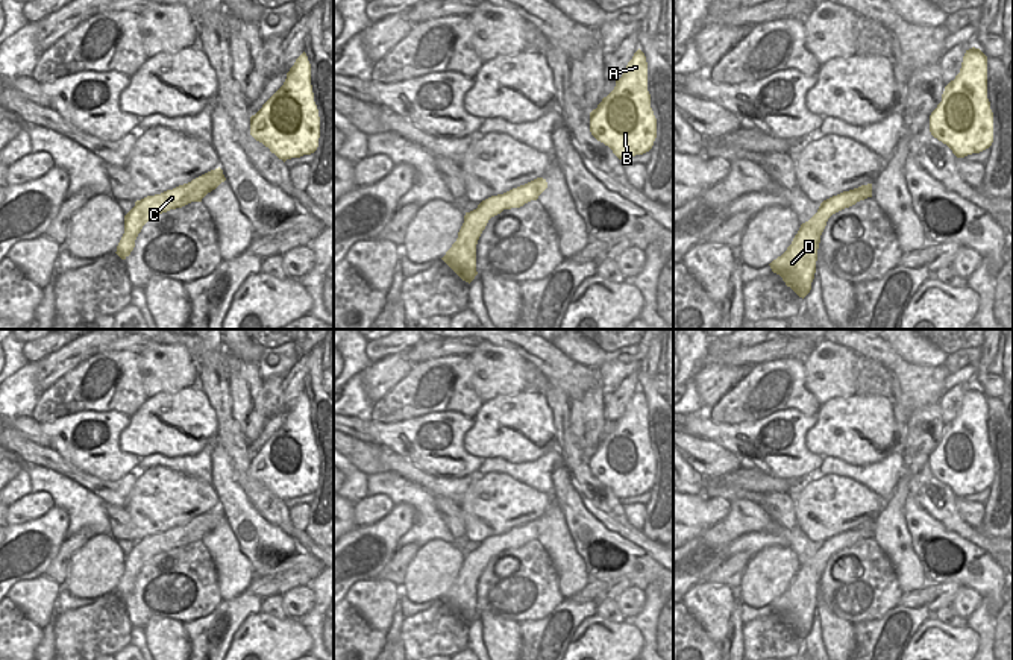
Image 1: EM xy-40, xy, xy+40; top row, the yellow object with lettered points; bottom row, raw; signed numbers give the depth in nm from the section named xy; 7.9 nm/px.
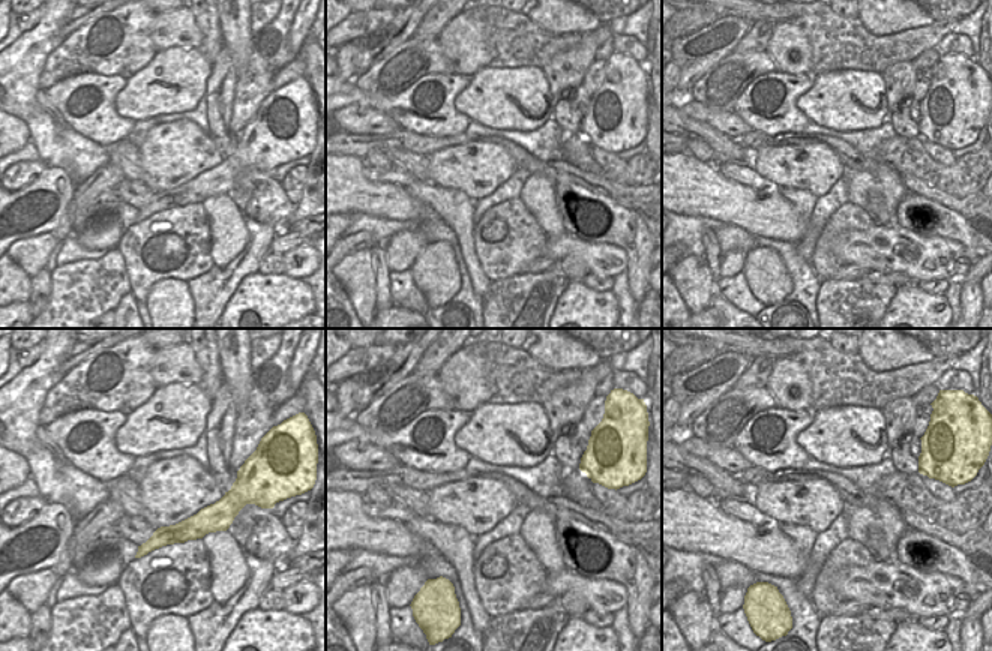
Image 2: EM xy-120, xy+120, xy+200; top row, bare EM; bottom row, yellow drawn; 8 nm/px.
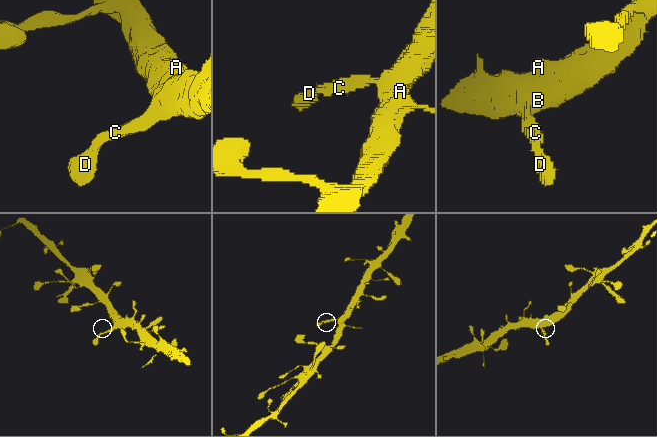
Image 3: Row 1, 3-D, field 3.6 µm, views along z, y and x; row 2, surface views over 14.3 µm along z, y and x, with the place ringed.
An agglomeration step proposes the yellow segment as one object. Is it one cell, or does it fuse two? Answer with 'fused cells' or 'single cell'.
single cell

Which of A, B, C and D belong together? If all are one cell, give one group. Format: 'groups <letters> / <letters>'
groups A B C D

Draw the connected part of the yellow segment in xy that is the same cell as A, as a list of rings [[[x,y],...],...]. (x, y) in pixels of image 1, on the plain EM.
[[[638,388],[614,429],[590,452],[591,475],[619,499],[649,492],[657,478],[657,458],[648,431],[648,402]]]

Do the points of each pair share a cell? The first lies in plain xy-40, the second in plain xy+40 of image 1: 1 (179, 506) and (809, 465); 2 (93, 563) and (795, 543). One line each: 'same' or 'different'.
1: different
2: different

